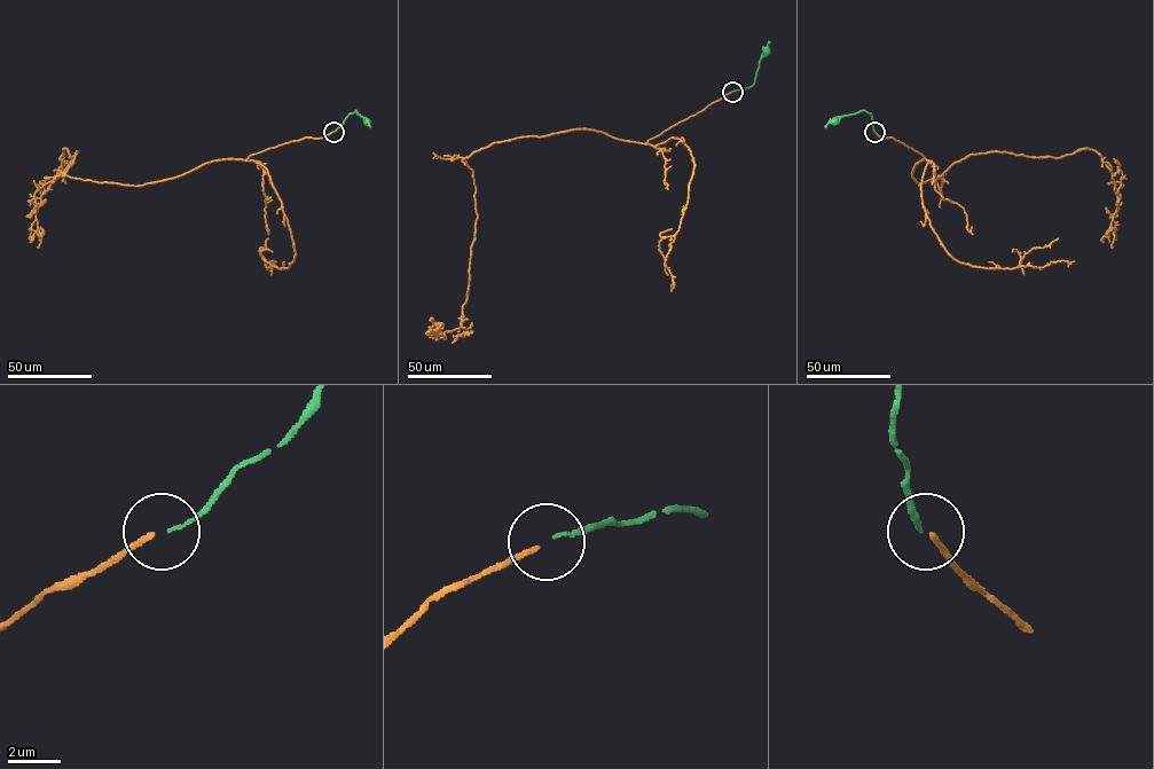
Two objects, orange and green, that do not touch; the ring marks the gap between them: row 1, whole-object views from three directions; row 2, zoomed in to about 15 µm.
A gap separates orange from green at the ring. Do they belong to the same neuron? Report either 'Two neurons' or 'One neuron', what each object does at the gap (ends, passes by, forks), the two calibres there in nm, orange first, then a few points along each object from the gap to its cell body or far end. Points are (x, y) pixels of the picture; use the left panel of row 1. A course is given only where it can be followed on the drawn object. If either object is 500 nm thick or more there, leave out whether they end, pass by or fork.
One neuron. At the ring orange ends. At the ring green ends. Thickness 190 nm (orange) against 120 nm. Course of orange: (332, 132), (142, 185), (68, 177), (78, 151), (69, 157), (64, 148), (62, 170), (31, 227), (38, 248). Course of green: (334, 132), (355, 110), (367, 120)

